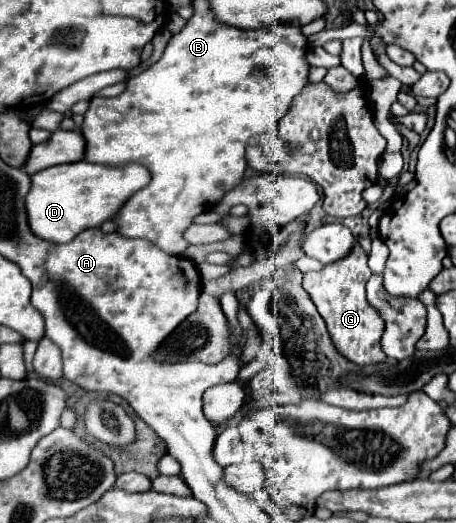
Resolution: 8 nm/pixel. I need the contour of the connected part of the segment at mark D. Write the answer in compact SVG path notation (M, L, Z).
M88 161L54 165L32 175L32 189L26 197L28 223L40 239L52 243L68 243L80 231L100 227L112 219L120 207L142 187L150 183L150 171L140 163L124 167L104 167Z

